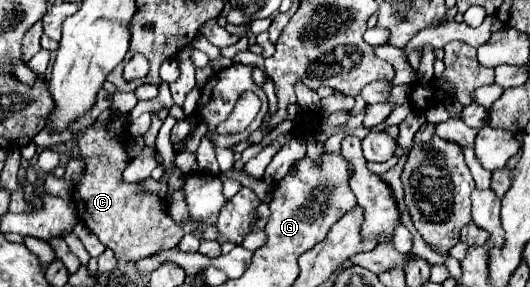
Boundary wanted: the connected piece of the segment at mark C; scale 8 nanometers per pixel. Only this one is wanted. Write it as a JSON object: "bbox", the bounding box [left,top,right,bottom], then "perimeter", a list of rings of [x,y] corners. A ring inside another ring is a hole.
{"bbox":[74,127,194,261],"perimeter":[[[88,127],[78,135],[78,145],[86,161],[86,175],[74,187],[76,211],[100,243],[116,253],[118,261],[144,259],[164,249],[174,249],[186,233],[194,231],[194,223],[186,223],[184,227],[176,225],[164,211],[158,195],[140,193],[138,185],[122,181],[122,171],[130,163],[130,157],[124,151],[122,139],[116,139],[106,127]]]}

